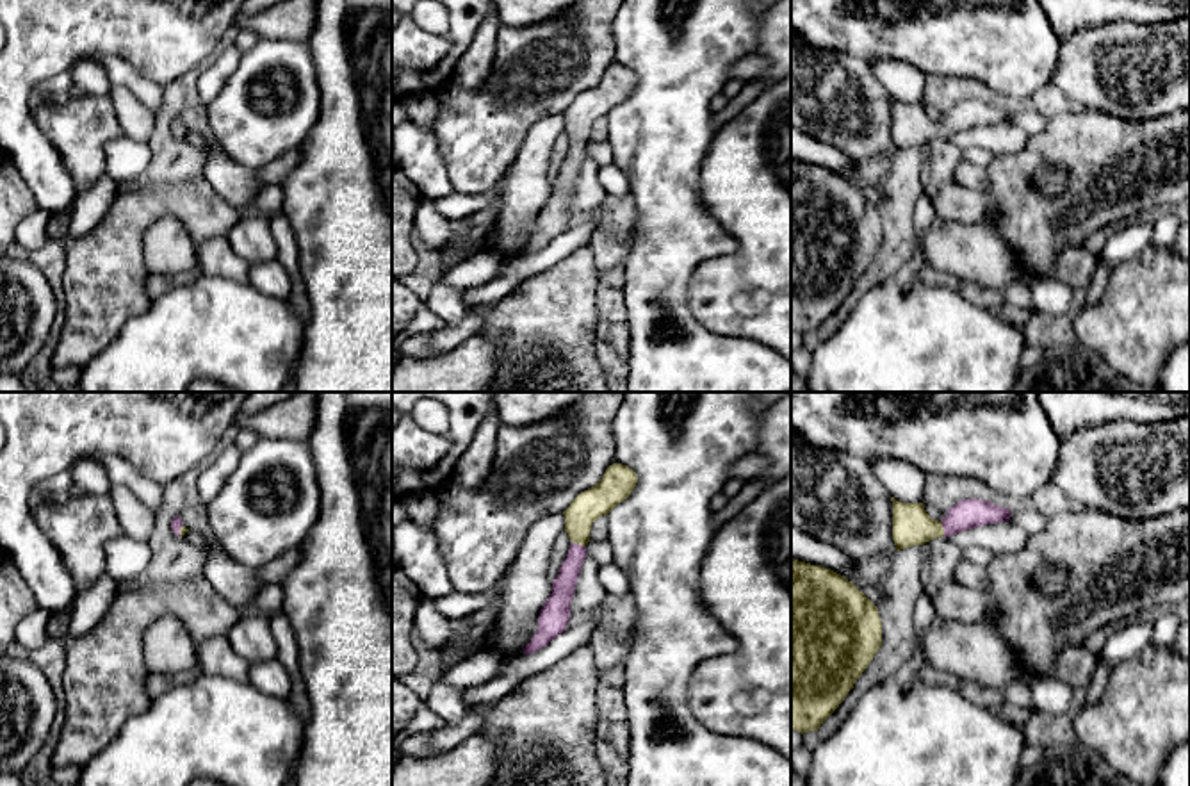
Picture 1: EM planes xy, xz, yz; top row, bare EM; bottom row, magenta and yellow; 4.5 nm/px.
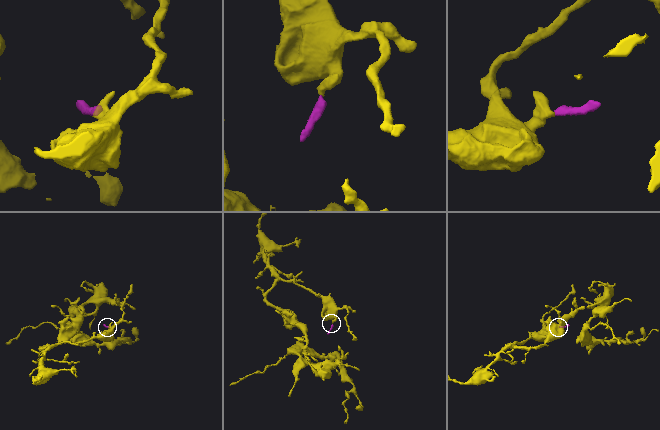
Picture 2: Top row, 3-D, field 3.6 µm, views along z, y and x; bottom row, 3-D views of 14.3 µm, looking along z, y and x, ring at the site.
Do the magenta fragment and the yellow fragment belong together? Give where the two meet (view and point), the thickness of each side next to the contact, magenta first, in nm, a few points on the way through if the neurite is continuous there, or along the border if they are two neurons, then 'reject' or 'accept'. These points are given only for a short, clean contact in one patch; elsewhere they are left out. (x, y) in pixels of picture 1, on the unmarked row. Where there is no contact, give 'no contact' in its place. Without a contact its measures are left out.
yz (943, 127) | 140/180 nm | across yz (968, 114), (943, 127), (911, 125) | accept

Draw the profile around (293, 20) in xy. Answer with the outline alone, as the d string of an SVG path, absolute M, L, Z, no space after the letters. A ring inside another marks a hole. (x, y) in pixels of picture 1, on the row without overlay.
M285 0L251 18L239 18L240 30L260 39L289 39L308 43L315 23L315 0Z

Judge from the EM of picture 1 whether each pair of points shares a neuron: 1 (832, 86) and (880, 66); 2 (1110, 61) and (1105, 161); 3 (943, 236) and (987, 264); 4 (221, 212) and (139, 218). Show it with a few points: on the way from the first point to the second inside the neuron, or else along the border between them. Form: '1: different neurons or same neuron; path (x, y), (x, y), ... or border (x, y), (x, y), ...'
1: different neurons; border (866, 61), (891, 97)
2: different neurons; border (1076, 106), (1107, 111), (1123, 118), (1148, 120)
3: same neuron; path (953, 246), (977, 253)
4: same neuron; path (202, 209), (198, 205), (159, 205)

